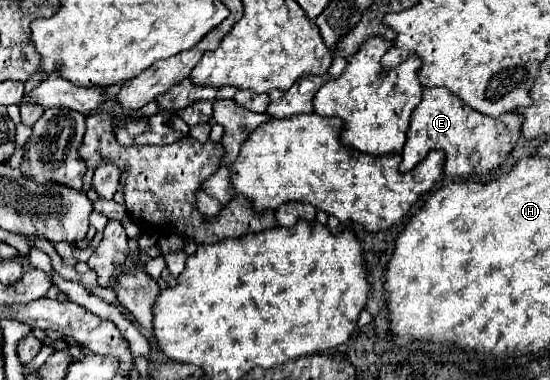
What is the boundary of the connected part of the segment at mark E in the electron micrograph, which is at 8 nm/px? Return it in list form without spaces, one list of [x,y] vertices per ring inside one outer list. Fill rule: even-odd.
[[[426,88],[422,92],[422,102],[416,106],[410,118],[408,140],[402,150],[400,172],[410,172],[418,162],[422,162],[430,150],[442,150],[446,154],[444,174],[446,176],[484,176],[506,162],[512,154],[522,128],[522,116],[518,112],[508,112],[504,116],[492,118],[472,110],[448,88]],[[476,152],[480,158],[470,162],[470,154]]]

